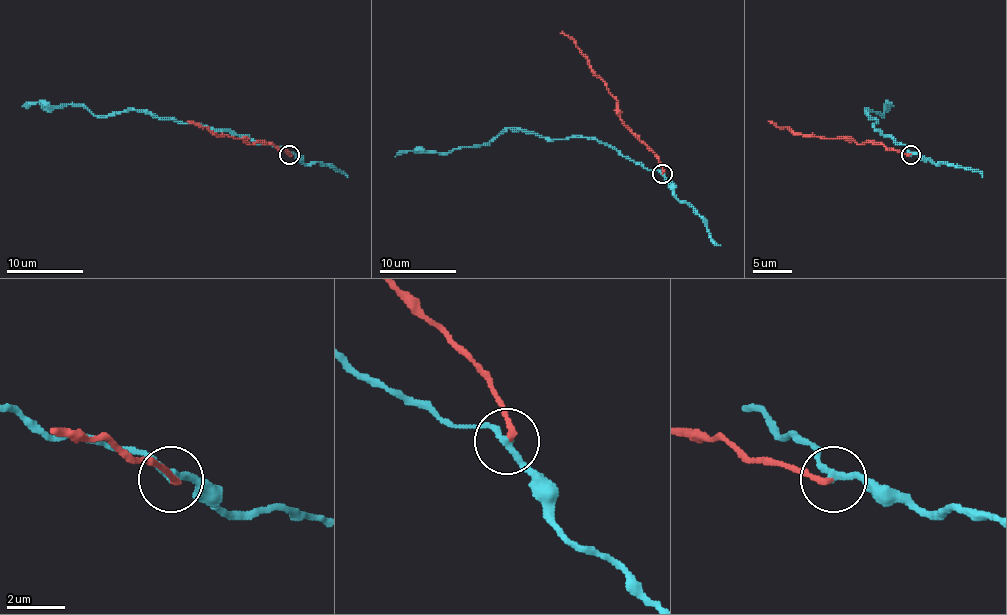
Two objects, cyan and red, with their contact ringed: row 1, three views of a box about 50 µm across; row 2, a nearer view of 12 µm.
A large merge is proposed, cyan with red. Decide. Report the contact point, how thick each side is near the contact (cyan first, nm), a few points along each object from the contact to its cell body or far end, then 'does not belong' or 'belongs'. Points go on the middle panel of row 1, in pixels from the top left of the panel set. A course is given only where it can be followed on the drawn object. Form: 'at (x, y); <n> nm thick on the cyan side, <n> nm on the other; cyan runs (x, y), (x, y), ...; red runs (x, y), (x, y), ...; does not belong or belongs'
at (662, 173); 240 nm thick on the cyan side, 200 nm on the other; cyan runs (662, 174), (595, 139), (547, 139), (516, 127), (505, 127), (482, 145), (447, 152), (403, 151), (395, 156); red runs (662, 174), (659, 158), (620, 118), (618, 100), (572, 39), (560, 33); does not belong

